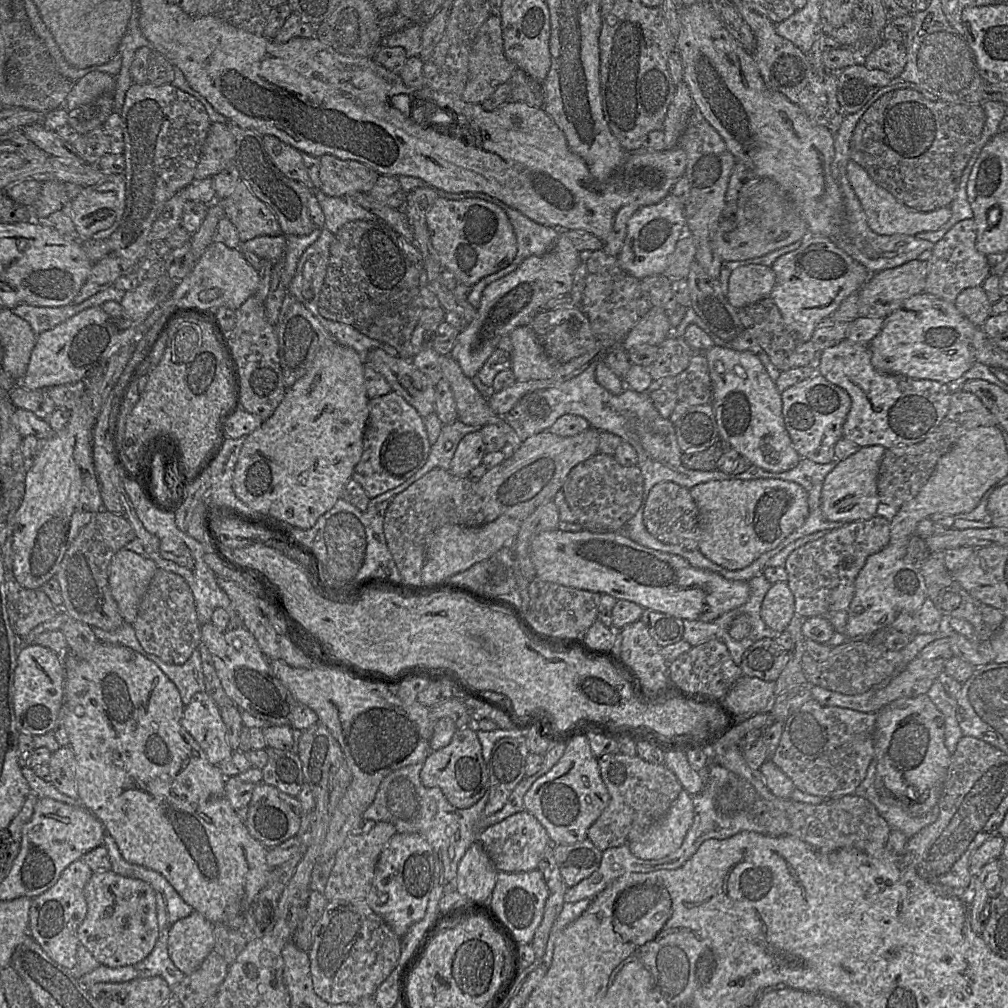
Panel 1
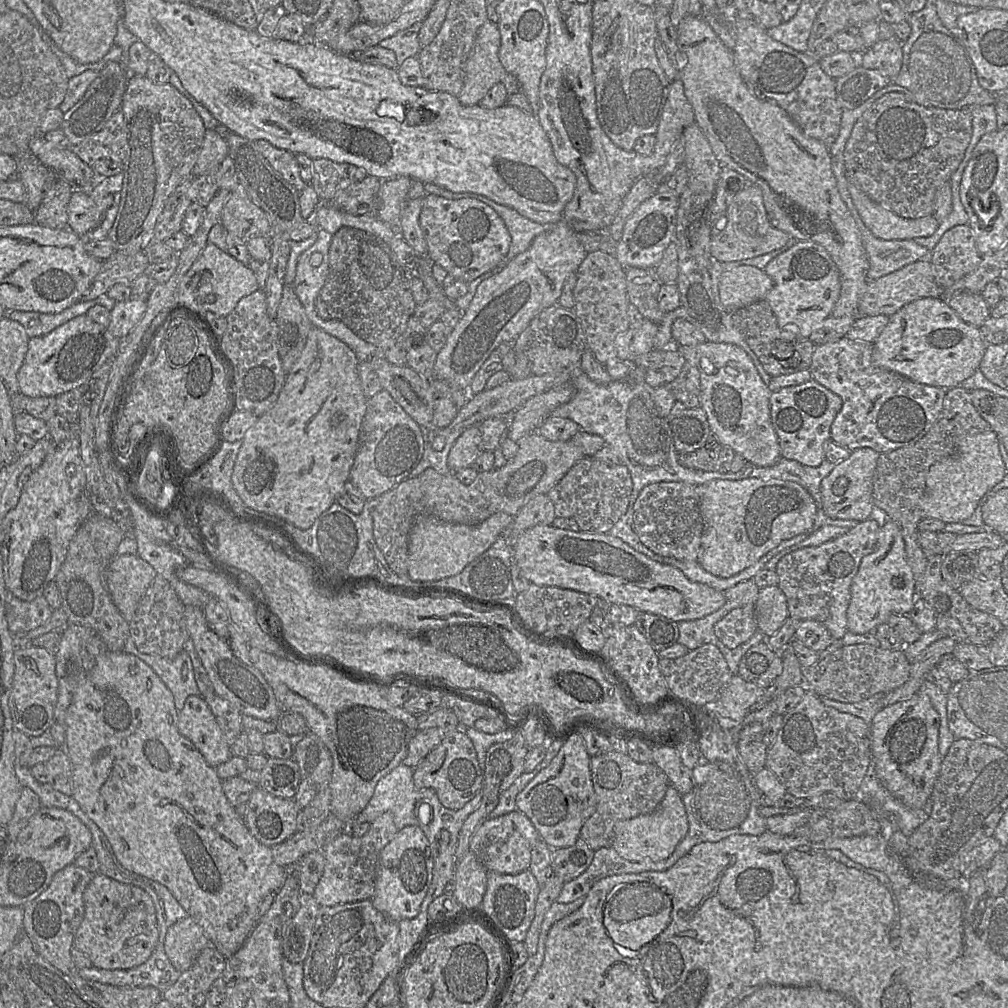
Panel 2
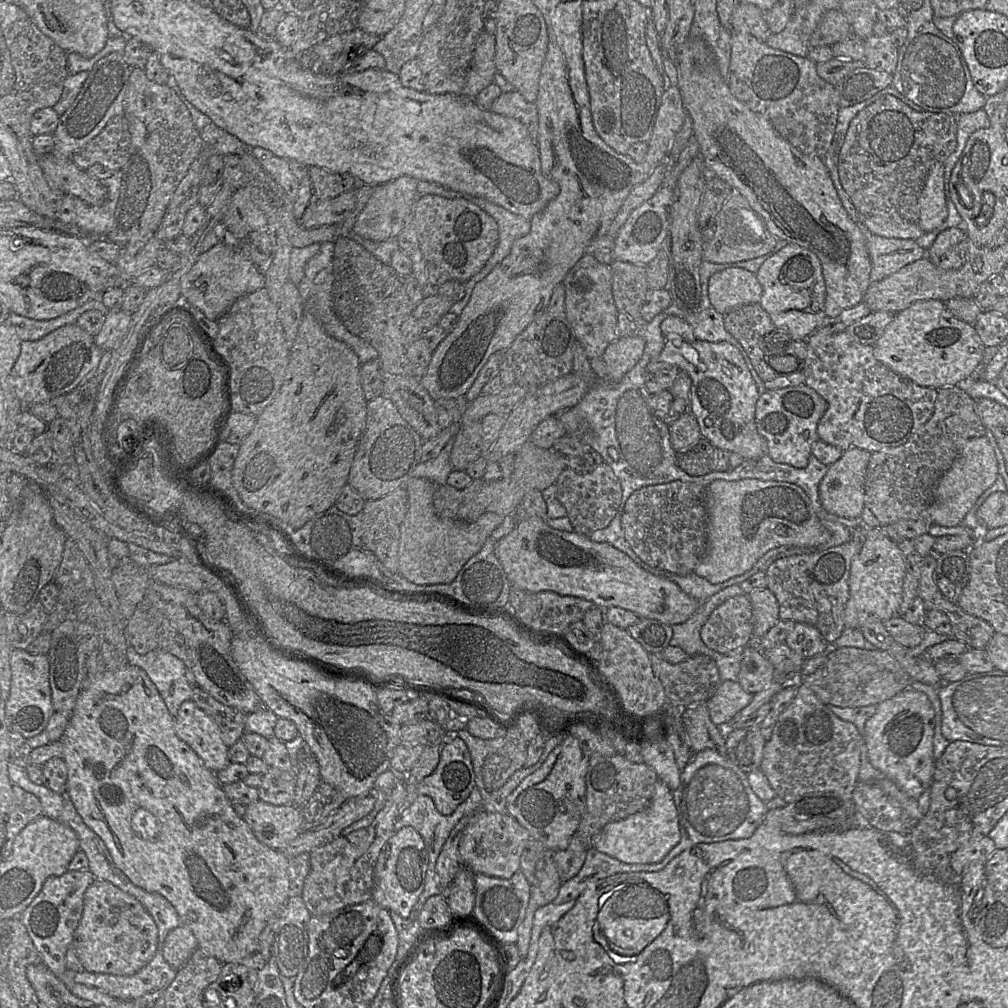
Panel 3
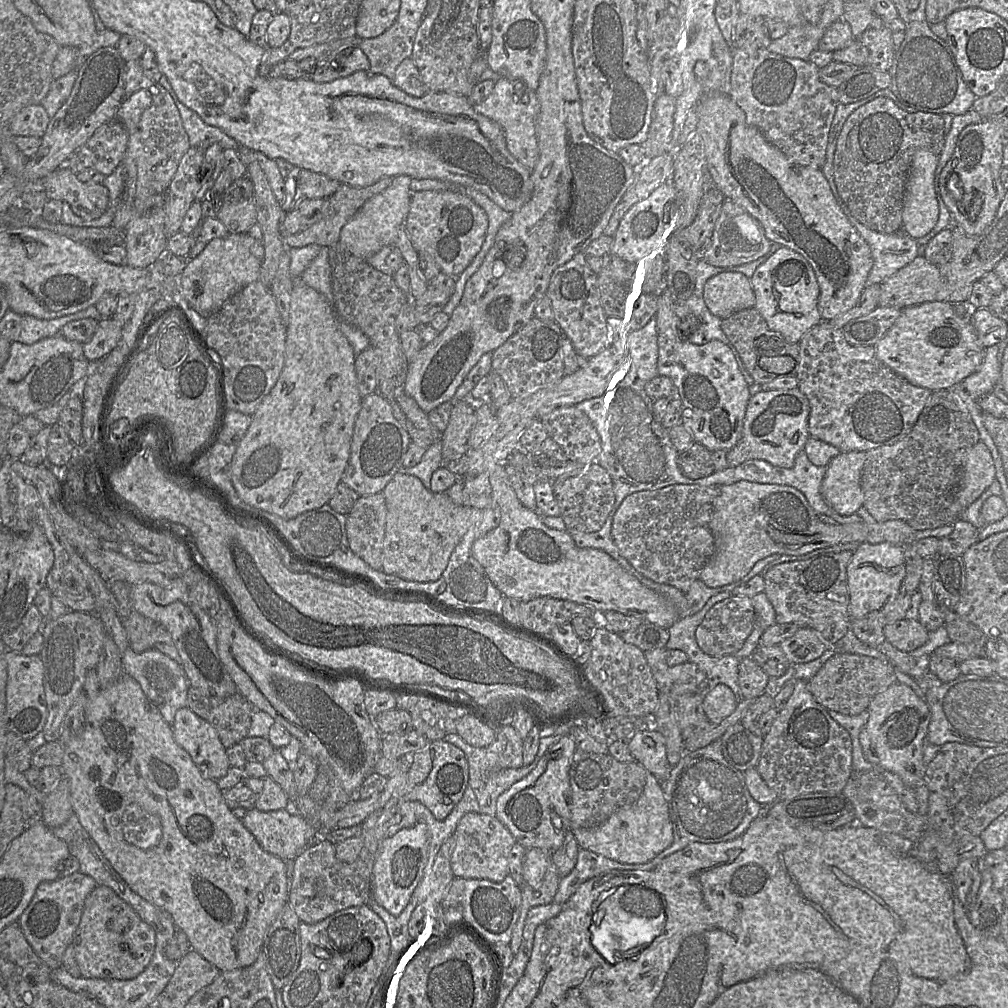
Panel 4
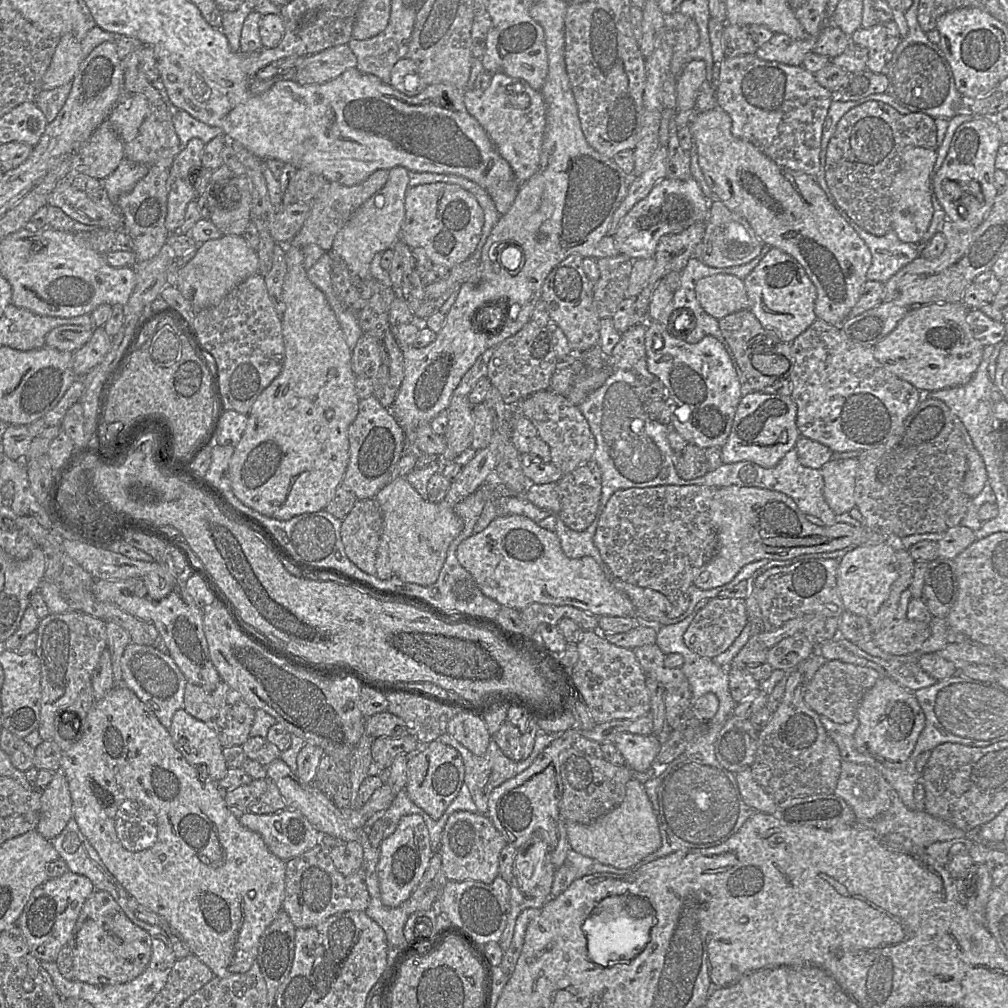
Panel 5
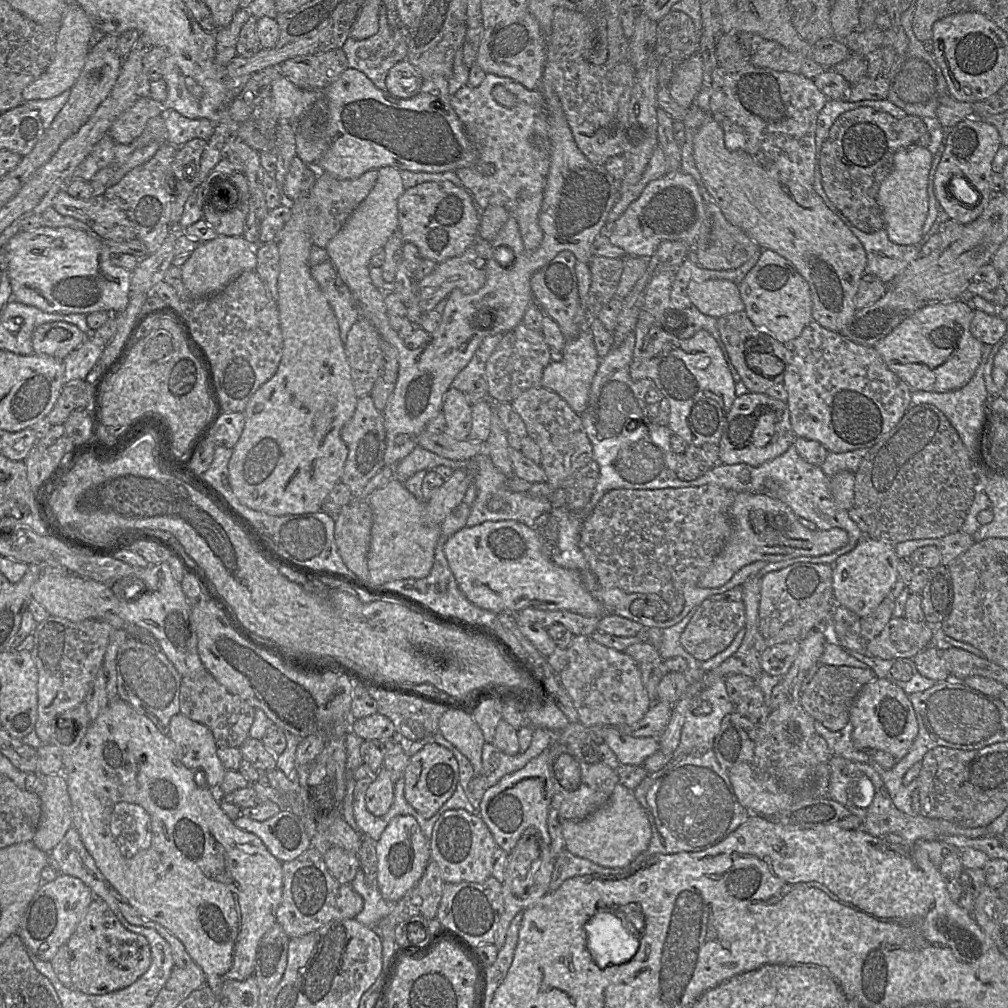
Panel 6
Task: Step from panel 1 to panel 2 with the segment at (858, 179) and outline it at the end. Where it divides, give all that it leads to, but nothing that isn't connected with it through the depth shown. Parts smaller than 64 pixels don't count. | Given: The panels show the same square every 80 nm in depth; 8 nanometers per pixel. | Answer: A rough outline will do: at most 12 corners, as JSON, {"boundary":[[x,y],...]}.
{"boundary":[[849,183],[860,218],[883,240],[933,235],[939,221],[903,218]]}

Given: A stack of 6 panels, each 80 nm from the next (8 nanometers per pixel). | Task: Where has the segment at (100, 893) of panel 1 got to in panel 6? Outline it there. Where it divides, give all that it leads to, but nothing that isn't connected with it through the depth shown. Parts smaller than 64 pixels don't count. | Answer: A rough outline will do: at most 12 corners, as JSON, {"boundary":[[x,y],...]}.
{"boundary":[[94,897],[66,945],[71,987],[125,988],[151,964],[146,937]]}

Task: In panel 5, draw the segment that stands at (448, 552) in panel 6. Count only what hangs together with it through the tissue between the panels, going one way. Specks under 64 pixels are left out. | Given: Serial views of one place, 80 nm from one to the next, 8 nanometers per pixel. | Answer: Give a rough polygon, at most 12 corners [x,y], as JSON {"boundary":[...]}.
{"boundary":[[496,518],[456,556],[482,593],[521,611],[634,617],[603,563],[555,532]]}

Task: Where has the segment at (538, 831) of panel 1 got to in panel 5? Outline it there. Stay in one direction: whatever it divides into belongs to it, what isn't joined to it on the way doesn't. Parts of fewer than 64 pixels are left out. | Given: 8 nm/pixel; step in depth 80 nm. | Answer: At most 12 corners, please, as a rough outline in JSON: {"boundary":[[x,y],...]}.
{"boundary":[[488,815],[447,819],[437,851],[448,880],[490,884],[507,844]]}

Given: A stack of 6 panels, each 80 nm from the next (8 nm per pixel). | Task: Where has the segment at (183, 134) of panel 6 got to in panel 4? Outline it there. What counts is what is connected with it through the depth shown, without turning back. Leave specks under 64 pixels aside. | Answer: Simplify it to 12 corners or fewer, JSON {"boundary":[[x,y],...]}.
{"boundary":[[176,102],[190,145],[223,150],[240,145],[221,129],[206,124]]}

